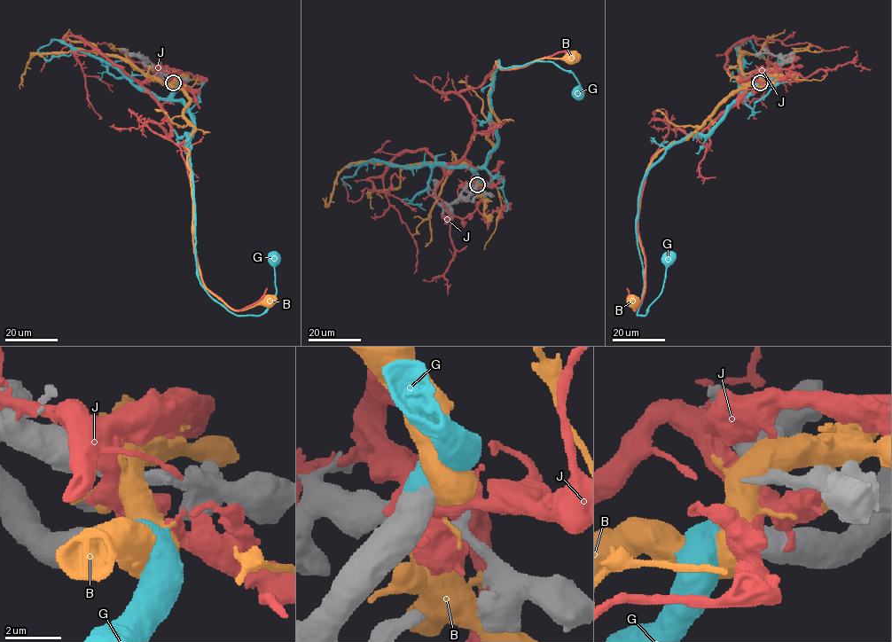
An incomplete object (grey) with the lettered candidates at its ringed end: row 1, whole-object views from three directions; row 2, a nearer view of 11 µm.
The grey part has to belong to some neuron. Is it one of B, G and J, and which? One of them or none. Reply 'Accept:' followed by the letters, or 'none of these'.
Accept: G

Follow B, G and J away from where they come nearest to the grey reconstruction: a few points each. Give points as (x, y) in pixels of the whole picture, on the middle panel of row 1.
B: (478, 184), (476, 170), (492, 149), (488, 135), (498, 122), (489, 102), (496, 62), (506, 69), (571, 57)
G: (477, 184), (476, 169), (496, 142), (491, 92), (498, 60), (504, 67), (551, 61), (571, 72), (578, 92)
J: (476, 189), (469, 167), (446, 171), (473, 132), (450, 92), (479, 87), (496, 62), (571, 50)

